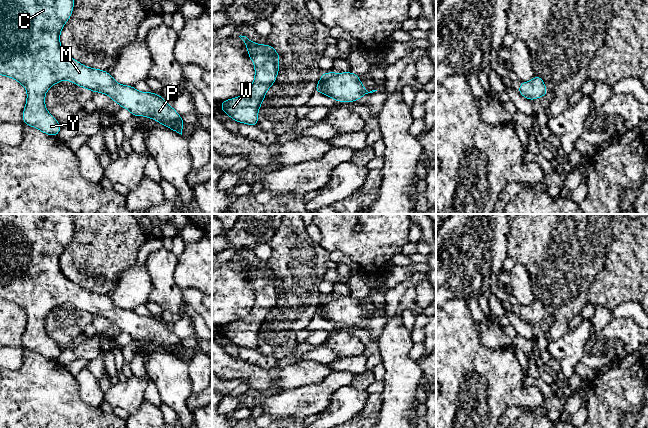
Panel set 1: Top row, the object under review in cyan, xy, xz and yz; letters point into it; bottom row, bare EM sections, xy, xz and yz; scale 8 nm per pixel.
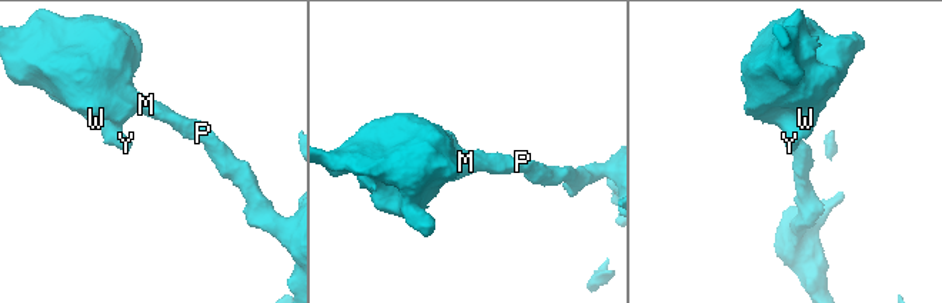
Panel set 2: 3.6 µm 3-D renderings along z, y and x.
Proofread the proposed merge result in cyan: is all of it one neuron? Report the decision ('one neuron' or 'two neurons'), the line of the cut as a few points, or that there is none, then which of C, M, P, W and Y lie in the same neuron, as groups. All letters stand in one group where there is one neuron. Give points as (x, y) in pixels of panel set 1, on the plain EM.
one neuron | no cut | C M P W Y

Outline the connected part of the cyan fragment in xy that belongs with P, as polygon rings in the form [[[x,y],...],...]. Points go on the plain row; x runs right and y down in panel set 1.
[[[0,214],[0,299],[17,304],[27,315],[26,329],[23,334],[23,346],[48,359],[57,360],[61,348],[47,335],[45,318],[54,308],[67,304],[92,316],[108,319],[121,332],[128,333],[133,341],[146,340],[157,344],[160,348],[182,359],[185,347],[175,333],[166,327],[166,324],[154,316],[144,317],[133,310],[117,307],[107,296],[86,291],[65,277],[60,269],[60,256],[70,242],[74,231],[74,221],[71,214]]]

